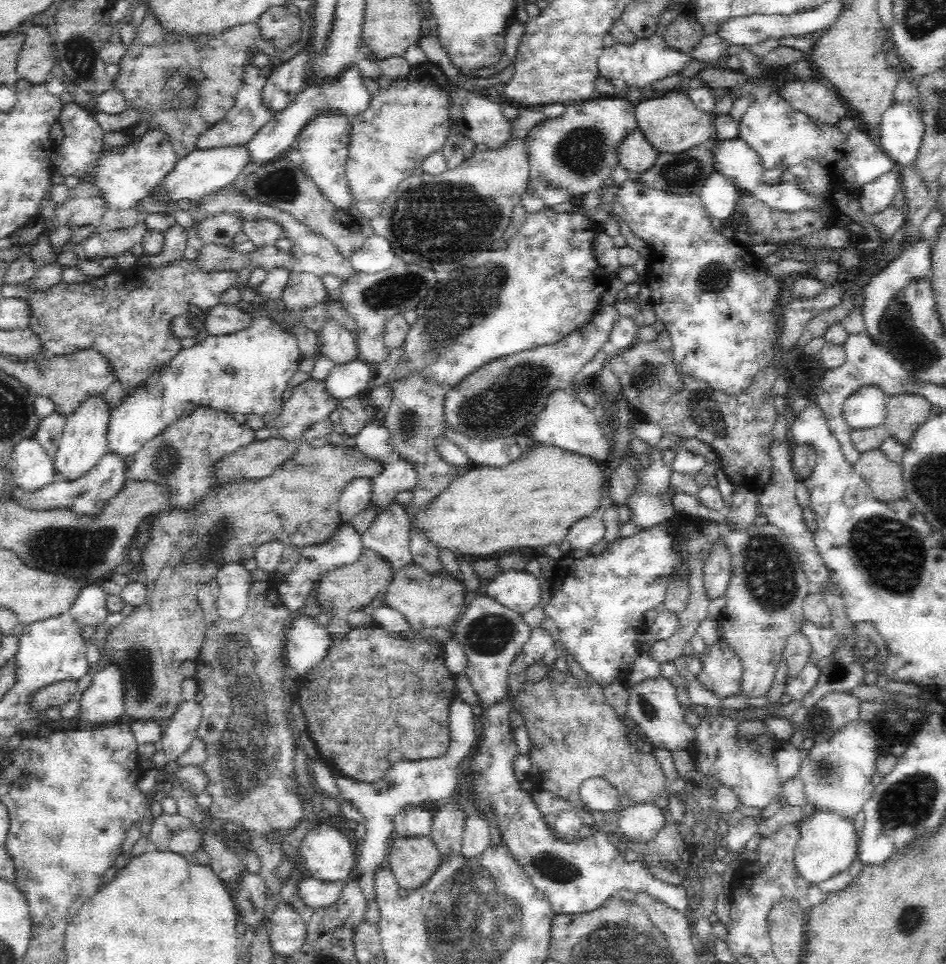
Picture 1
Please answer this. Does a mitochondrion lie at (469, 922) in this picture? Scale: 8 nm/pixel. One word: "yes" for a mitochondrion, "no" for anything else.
yes

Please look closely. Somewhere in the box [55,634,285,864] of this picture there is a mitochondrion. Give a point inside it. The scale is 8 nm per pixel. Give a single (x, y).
(143, 684)

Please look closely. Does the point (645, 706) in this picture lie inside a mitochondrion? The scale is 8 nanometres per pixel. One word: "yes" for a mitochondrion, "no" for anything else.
yes

